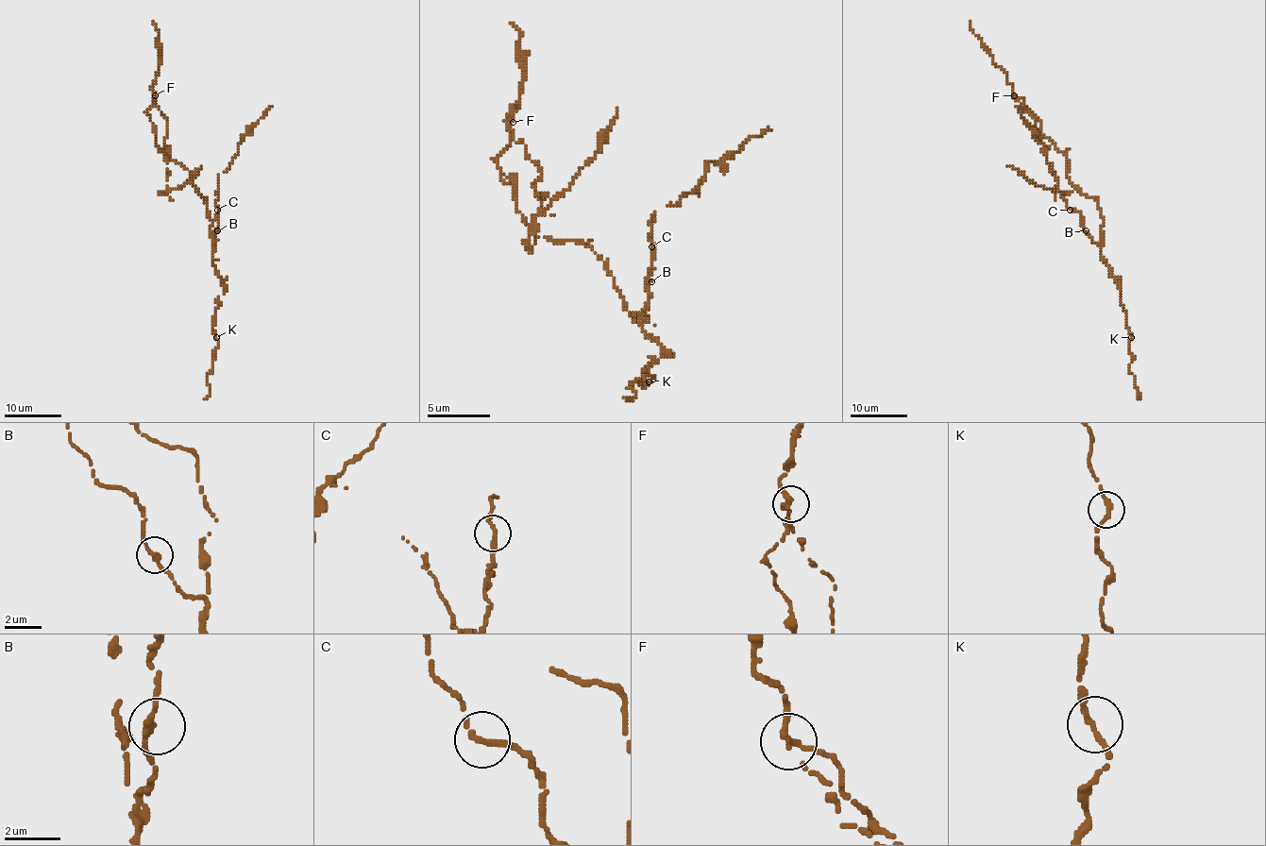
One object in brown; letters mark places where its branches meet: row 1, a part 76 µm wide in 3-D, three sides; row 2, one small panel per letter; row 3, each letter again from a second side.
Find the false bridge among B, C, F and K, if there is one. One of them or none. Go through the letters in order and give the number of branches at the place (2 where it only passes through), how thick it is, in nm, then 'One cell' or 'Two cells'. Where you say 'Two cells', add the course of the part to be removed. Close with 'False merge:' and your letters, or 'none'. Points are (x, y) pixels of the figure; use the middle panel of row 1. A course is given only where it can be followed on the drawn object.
B: Branches: 2. Thickness 240 nm. One cell
C: Branches: 2. Thickness 260 nm. One cell
F: Branches: 2. Thickness 240 nm. Two cells. Course of the part to remove: (514, 121), (514, 140), (542, 168), (532, 183), (545, 193), (538, 193), (542, 211), (592, 159), (617, 108)
K: Branches: 2. Thickness 240 nm. One cell
False merge: F

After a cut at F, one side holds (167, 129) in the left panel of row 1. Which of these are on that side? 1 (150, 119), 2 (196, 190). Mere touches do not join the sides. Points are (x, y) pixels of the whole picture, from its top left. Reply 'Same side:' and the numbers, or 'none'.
Same side: none

